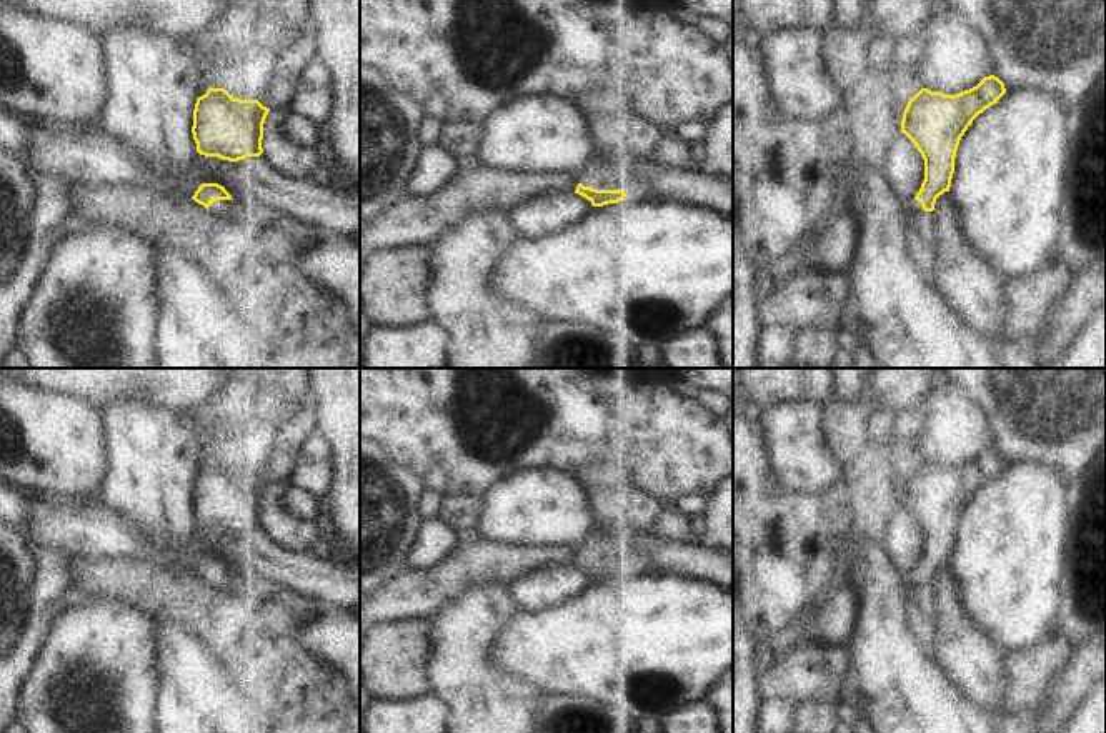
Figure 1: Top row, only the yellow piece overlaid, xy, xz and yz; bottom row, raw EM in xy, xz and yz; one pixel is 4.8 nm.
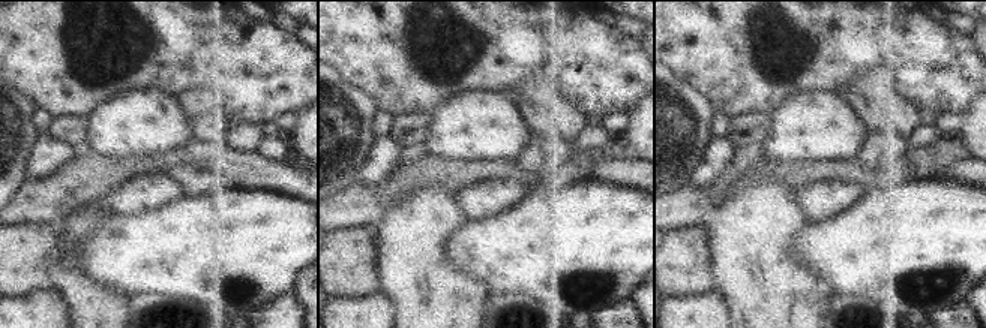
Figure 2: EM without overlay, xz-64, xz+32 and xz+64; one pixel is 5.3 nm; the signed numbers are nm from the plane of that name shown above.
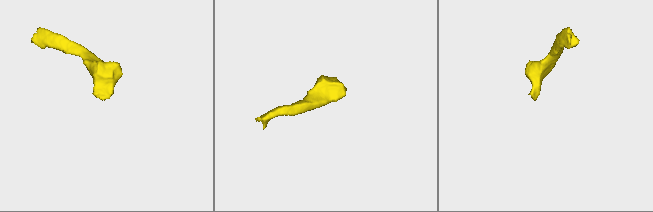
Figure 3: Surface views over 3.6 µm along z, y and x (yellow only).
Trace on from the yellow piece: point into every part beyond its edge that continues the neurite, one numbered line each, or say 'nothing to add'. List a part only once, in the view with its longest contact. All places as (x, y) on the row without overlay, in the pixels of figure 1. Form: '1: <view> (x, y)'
1: xz (603, 545).

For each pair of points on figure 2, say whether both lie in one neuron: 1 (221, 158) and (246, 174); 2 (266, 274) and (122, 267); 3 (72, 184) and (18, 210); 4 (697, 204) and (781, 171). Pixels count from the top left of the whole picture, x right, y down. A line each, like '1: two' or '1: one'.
1: one
2: one
3: one
4: one

